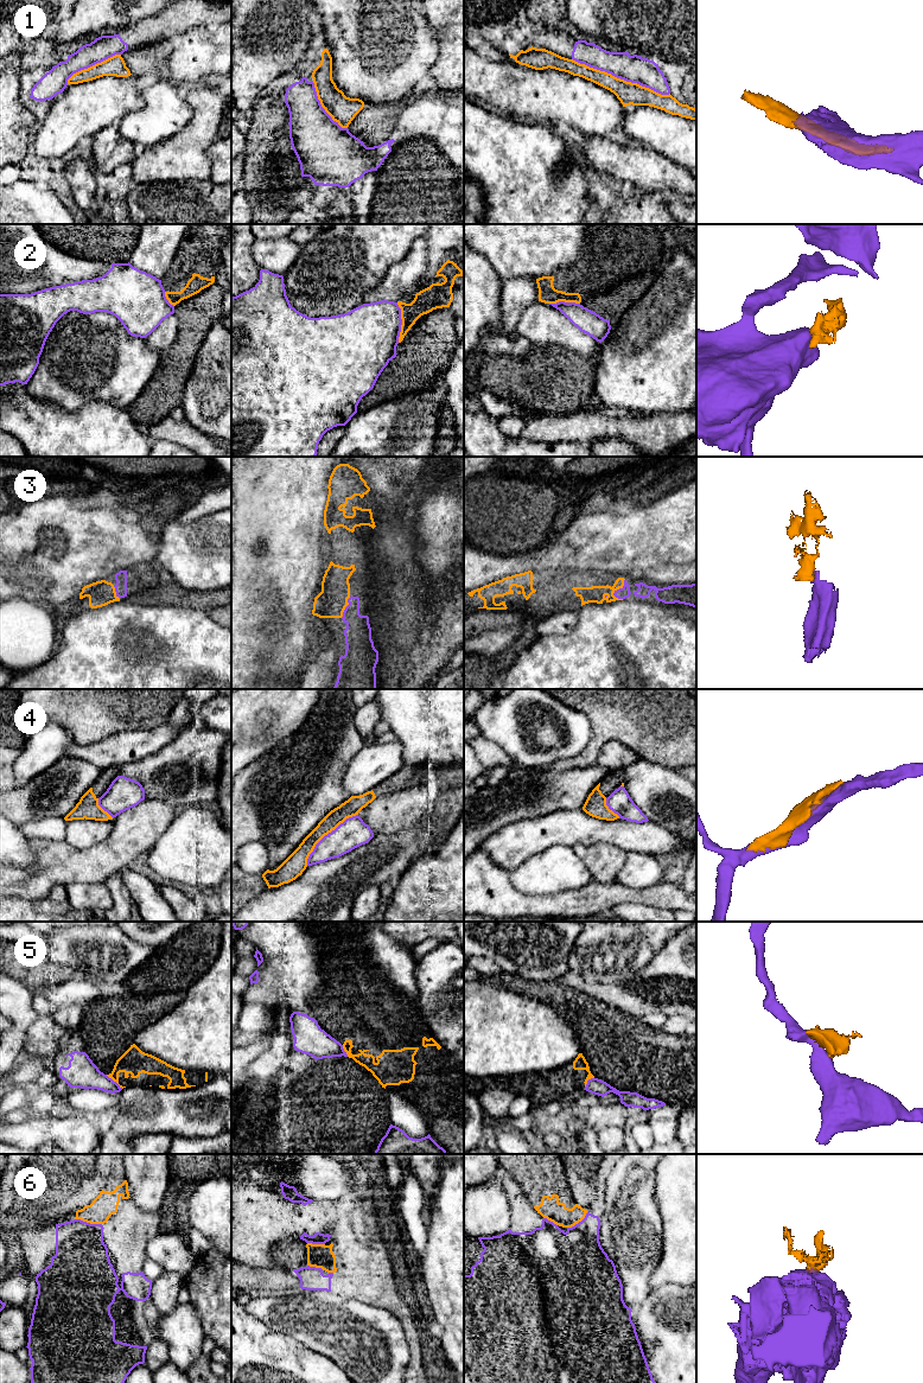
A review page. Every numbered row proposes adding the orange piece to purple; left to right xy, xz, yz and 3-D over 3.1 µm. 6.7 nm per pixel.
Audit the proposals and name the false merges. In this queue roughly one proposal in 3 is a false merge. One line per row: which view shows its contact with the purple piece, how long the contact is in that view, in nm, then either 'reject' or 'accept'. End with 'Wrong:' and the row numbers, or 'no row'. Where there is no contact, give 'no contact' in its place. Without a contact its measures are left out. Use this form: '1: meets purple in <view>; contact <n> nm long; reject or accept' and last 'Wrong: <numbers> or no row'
1: meets purple in yz; contact 700 nm long; reject
2: meets purple in xz; contact 280 nm long; reject
3: meets purple in yz; contact 150 nm long; accept
4: meets purple in xz; contact 500 nm long; reject
5: meets purple in xy; contact 150 nm long; reject
6: meets purple in xy; contact 190 nm long; reject
Wrong: 1, 2, 4, 5, 6

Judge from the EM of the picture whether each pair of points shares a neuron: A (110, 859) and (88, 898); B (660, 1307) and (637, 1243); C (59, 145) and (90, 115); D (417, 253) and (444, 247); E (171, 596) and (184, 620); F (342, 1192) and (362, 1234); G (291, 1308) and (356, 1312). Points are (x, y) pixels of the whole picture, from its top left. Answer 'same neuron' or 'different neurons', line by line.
A: different neurons
B: different neurons
C: same neuron
D: different neurons
E: different neurons
F: different neurons
G: same neuron

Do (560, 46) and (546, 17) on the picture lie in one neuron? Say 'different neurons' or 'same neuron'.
different neurons

